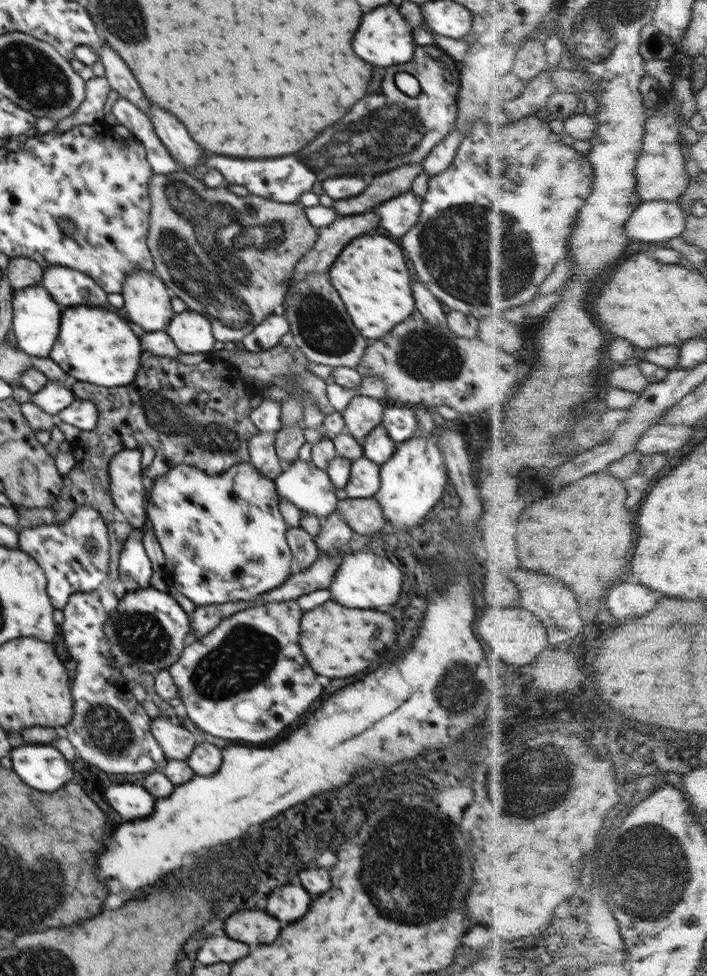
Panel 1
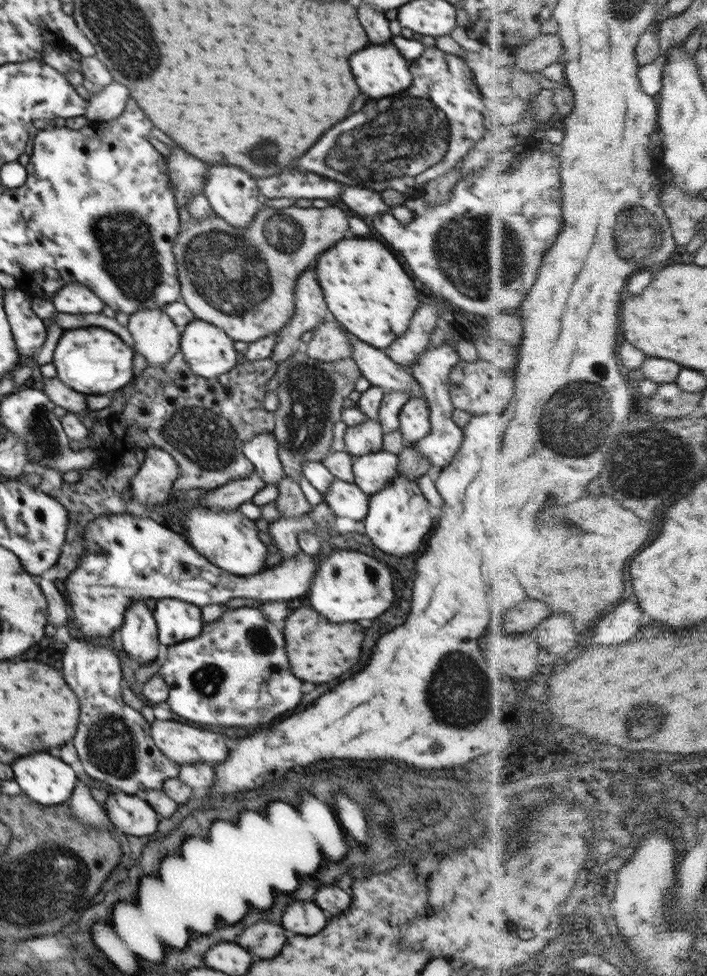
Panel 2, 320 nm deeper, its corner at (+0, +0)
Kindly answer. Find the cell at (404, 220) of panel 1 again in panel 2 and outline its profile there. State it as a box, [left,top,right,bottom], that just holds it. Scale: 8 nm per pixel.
[339,185,390,216]

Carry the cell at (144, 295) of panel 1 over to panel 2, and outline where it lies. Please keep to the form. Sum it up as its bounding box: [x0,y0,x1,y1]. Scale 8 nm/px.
[126,308,181,366]

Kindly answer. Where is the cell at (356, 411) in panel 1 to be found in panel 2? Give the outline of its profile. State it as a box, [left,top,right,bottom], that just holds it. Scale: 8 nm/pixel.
[344,418,383,458]

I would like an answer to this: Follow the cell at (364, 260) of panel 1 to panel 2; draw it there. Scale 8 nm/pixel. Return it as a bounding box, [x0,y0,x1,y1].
[316,240,420,349]

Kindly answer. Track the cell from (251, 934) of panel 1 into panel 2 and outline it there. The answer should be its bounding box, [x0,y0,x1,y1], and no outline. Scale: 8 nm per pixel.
[238,922,286,958]

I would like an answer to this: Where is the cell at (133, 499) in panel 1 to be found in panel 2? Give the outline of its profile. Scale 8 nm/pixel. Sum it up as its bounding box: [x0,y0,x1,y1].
[129,447,178,506]

